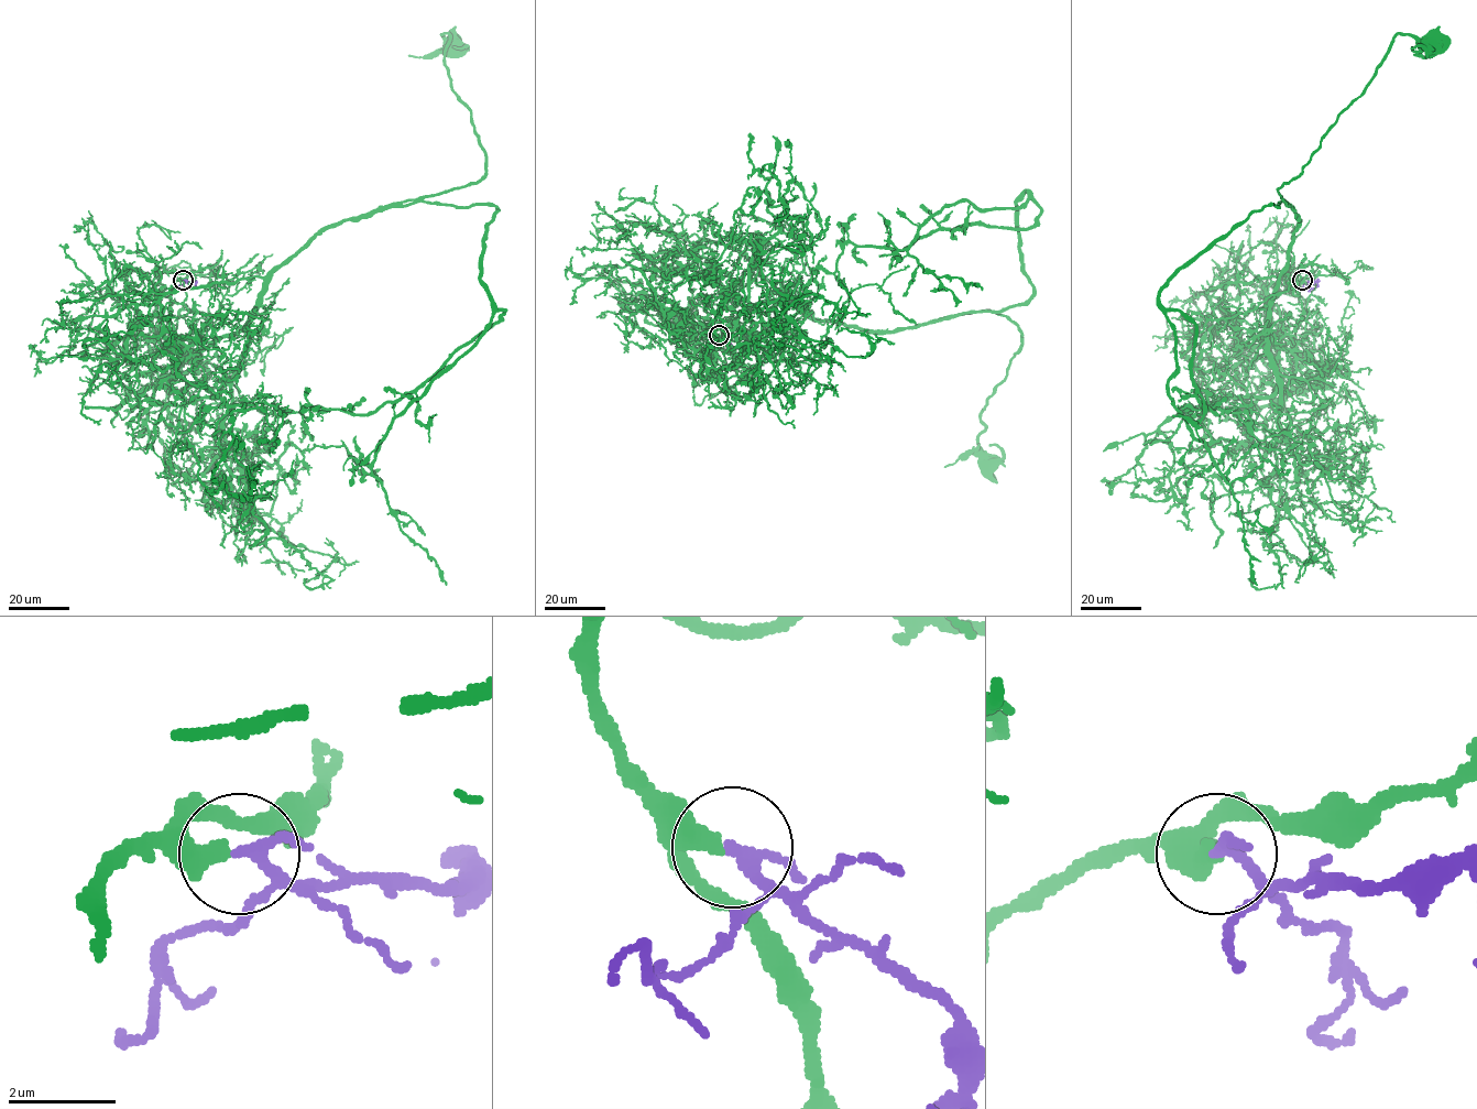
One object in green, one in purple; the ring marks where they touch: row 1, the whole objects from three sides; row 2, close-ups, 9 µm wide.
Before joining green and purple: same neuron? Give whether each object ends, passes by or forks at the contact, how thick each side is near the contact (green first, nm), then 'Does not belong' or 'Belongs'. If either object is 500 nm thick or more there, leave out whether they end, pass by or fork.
At the ring green ends. At the ring purple passes by. Thickness 400 nm (green) against 170 nm. Belongs

